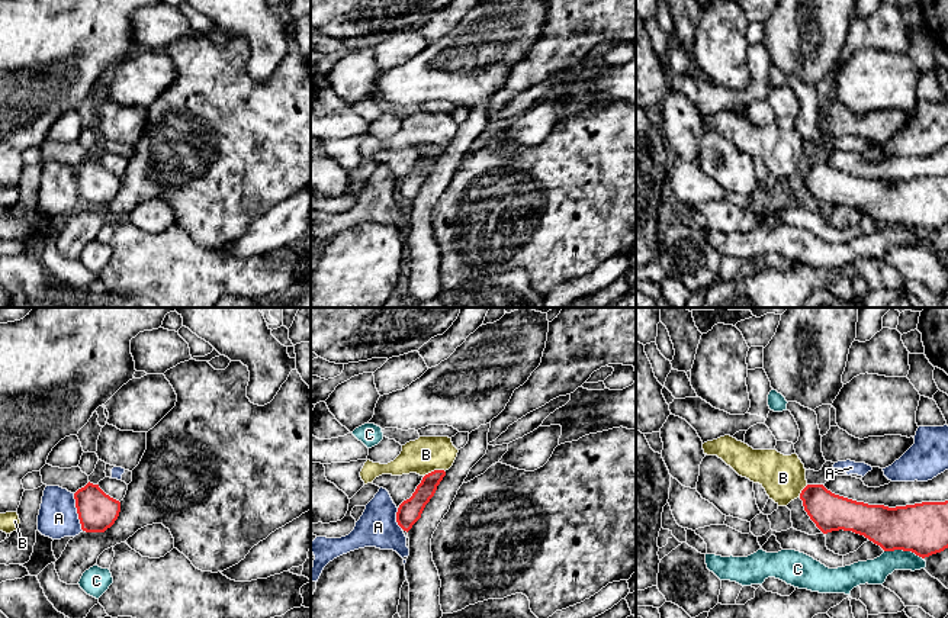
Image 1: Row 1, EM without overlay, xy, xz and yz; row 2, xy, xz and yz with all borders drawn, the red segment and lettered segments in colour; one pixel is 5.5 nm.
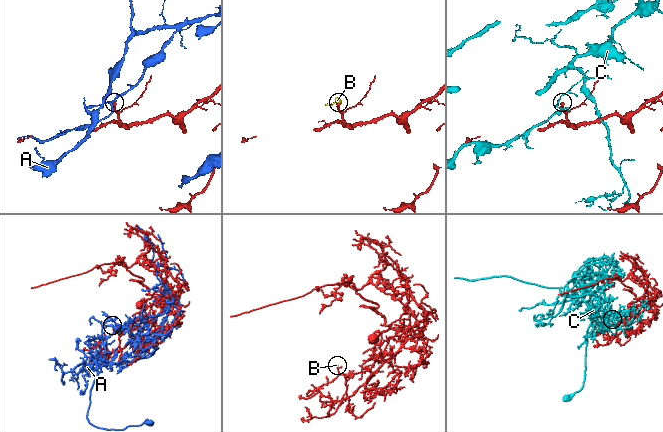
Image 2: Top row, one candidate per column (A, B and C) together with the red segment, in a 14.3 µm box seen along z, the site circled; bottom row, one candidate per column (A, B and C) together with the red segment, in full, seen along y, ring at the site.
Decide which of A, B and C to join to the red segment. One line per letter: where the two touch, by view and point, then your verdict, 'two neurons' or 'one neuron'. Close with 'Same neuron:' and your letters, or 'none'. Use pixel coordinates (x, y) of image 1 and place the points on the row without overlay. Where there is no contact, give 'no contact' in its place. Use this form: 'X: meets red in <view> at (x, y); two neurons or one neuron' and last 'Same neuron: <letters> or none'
A: meets red in xy at (77, 187); two neurons
B: meets red in xz at (434, 145); one neuron
C: meets red in yz at (903, 225); two neurons
Same neuron: B

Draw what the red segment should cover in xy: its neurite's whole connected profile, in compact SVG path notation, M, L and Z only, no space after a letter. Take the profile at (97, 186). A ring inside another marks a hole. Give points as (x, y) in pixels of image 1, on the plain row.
M87 158L74 168L81 205L105 207L119 191L120 177L106 170L99 160Z

